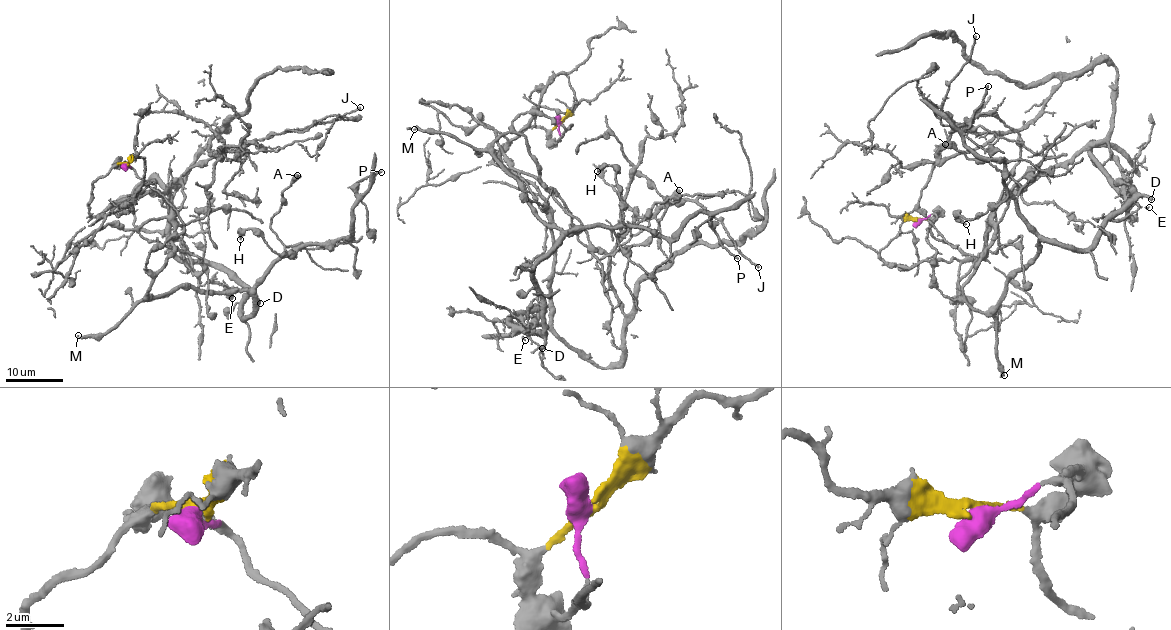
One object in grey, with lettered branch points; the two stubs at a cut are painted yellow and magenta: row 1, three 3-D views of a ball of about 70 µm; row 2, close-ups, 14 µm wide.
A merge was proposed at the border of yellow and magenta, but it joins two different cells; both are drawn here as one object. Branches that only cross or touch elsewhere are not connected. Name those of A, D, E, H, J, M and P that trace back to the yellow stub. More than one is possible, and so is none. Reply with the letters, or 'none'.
E, J

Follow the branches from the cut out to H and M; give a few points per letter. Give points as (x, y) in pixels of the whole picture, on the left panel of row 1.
H: (125, 164), (184, 227), (149, 254), (153, 299), (181, 287), (242, 291), (295, 256), (251, 229), (240, 239)
M: (125, 164), (172, 206), (184, 231), (149, 254), (146, 268), (152, 276), (142, 300), (112, 328), (78, 335)

